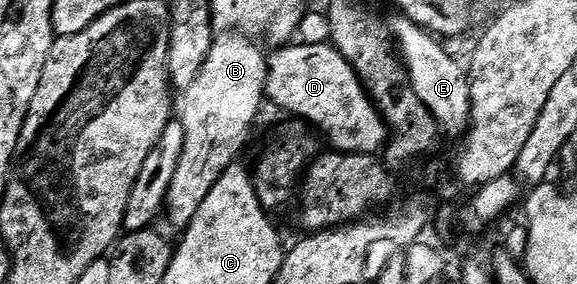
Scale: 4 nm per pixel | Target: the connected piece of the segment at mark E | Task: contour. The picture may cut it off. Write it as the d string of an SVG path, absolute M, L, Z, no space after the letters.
M407 17L392 19L390 26L392 34L398 40L398 50L401 59L404 61L404 68L408 71L410 85L414 85L414 93L418 93L418 98L422 100L422 105L436 118L436 123L445 136L463 136L467 131L469 123L472 121L472 102L470 101L470 81L465 64L460 64L446 48L443 47L441 40L437 36L427 32L423 27L413 23Z

